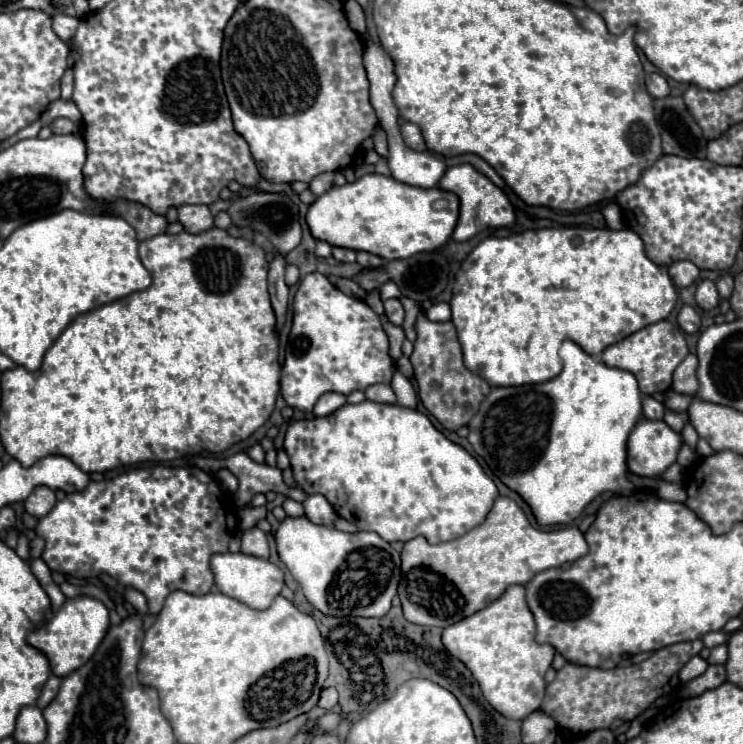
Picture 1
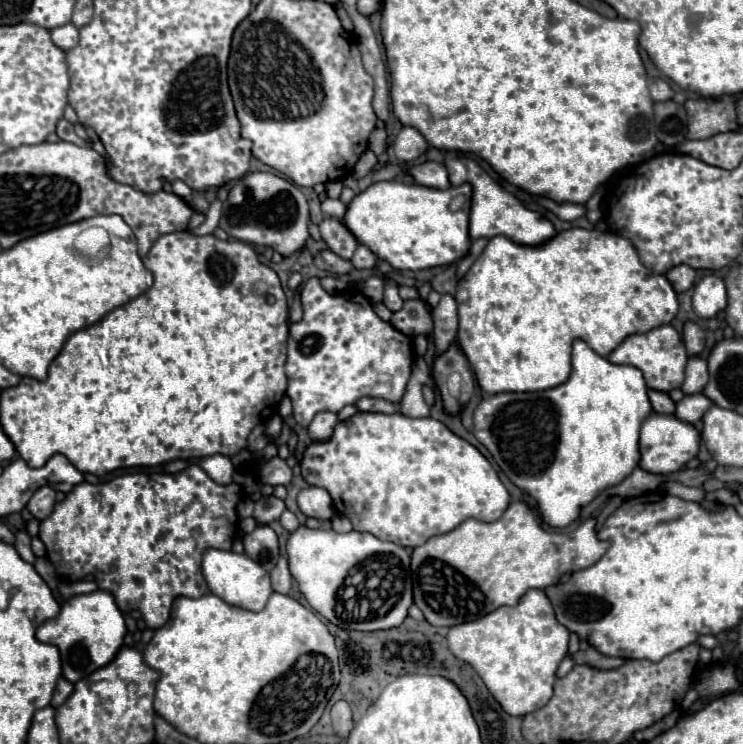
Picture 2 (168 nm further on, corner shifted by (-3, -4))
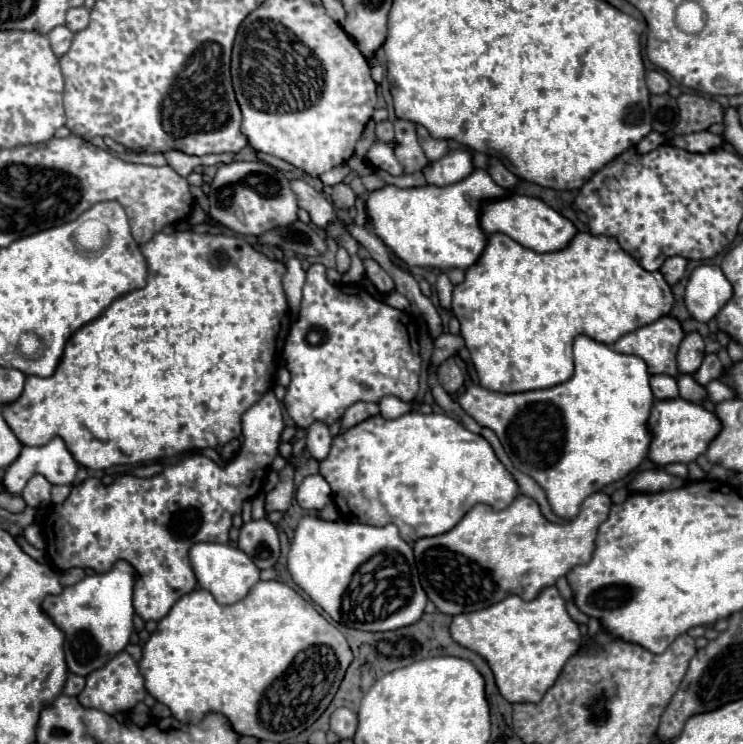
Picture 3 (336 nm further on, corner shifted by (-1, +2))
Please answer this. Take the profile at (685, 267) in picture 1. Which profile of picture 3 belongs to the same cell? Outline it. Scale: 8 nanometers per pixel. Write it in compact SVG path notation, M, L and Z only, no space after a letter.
M671 256L663 262L661 274L663 274L663 278L667 280L669 286L673 286L681 280L681 276L685 274L685 266L687 266L687 260L681 258L681 256Z

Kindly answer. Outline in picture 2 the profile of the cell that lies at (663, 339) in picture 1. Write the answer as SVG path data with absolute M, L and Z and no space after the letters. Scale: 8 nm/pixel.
M659 326L659 328L643 332L643 334L633 334L633 336L625 338L609 354L609 362L613 362L613 364L629 364L629 366L639 368L645 376L647 386L657 392L669 392L669 390L679 388L683 384L683 372L685 372L687 358L689 356L683 346L683 340L675 332L673 326Z

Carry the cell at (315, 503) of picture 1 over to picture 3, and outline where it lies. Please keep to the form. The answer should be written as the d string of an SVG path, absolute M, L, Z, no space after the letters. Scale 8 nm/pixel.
M321 474L307 476L297 488L297 502L305 510L321 510L331 502L331 486Z

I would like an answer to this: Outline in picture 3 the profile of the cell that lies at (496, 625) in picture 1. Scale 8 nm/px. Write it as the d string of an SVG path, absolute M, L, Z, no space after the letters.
M555 586L545 588L531 602L513 594L483 610L457 614L453 616L449 630L457 644L487 660L493 668L501 696L511 704L539 702L555 684L565 662L581 648L579 624L569 616L565 600Z

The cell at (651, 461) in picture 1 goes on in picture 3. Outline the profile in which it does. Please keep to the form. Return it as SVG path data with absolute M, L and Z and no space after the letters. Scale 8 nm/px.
M683 398L657 400L653 404L653 410L651 410L649 430L653 434L649 458L657 466L667 466L667 464L673 464L673 462L689 464L699 454L707 452L709 444L721 432L721 420L713 412L705 410L701 404L695 404L695 402L689 402L689 400L683 400Z

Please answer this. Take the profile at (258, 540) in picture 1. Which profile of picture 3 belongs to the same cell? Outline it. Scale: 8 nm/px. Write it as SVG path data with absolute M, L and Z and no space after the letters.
M263 518L263 520L251 520L243 524L239 530L237 546L255 562L257 568L273 568L281 554L279 534L275 526Z

